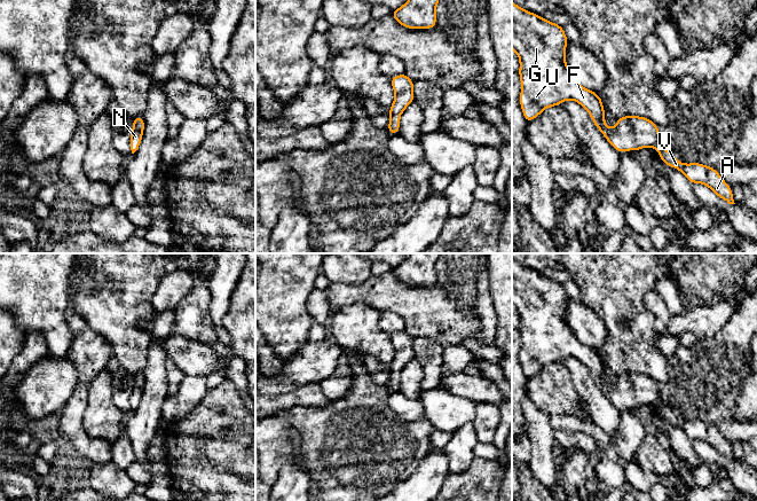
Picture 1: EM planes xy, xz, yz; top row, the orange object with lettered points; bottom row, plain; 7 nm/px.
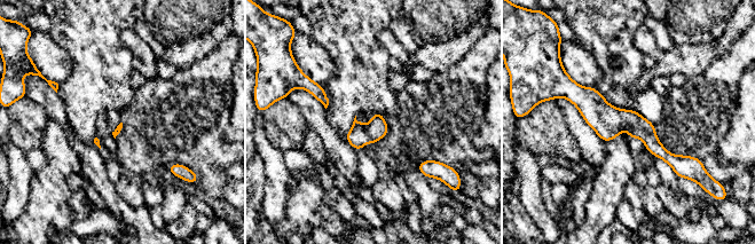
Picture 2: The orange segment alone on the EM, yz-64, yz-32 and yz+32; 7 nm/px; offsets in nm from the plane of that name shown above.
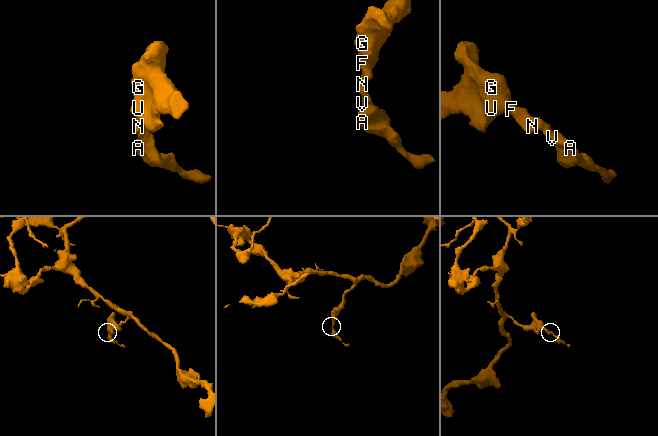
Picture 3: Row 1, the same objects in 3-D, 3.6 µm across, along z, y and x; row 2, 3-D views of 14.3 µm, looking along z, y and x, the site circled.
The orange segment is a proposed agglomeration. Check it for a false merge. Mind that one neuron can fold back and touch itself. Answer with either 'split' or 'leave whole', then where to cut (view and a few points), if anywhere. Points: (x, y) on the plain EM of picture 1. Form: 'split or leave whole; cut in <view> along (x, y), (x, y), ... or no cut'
leave whole; no cut

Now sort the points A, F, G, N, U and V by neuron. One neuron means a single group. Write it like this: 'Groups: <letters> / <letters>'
Groups: A F G N U V

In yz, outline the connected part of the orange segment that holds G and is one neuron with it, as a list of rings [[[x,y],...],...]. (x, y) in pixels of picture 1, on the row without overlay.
[[[512,258],[512,306],[517,308],[520,316],[520,327],[518,329],[522,344],[520,362],[527,379],[539,373],[546,365],[560,362],[565,357],[574,357],[589,368],[593,381],[620,410],[633,406],[639,408],[644,404],[655,405],[662,418],[679,426],[691,440],[705,441],[728,461],[735,461],[731,444],[715,424],[700,420],[684,421],[678,418],[670,407],[660,402],[659,383],[647,374],[622,373],[617,376],[614,386],[607,384],[605,382],[605,366],[601,354],[596,349],[582,344],[568,326],[565,316],[568,299],[562,283],[525,267]]]

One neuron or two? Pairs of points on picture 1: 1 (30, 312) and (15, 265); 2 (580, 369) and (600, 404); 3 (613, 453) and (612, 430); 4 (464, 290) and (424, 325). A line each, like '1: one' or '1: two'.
1: one
2: one
3: two
4: two

